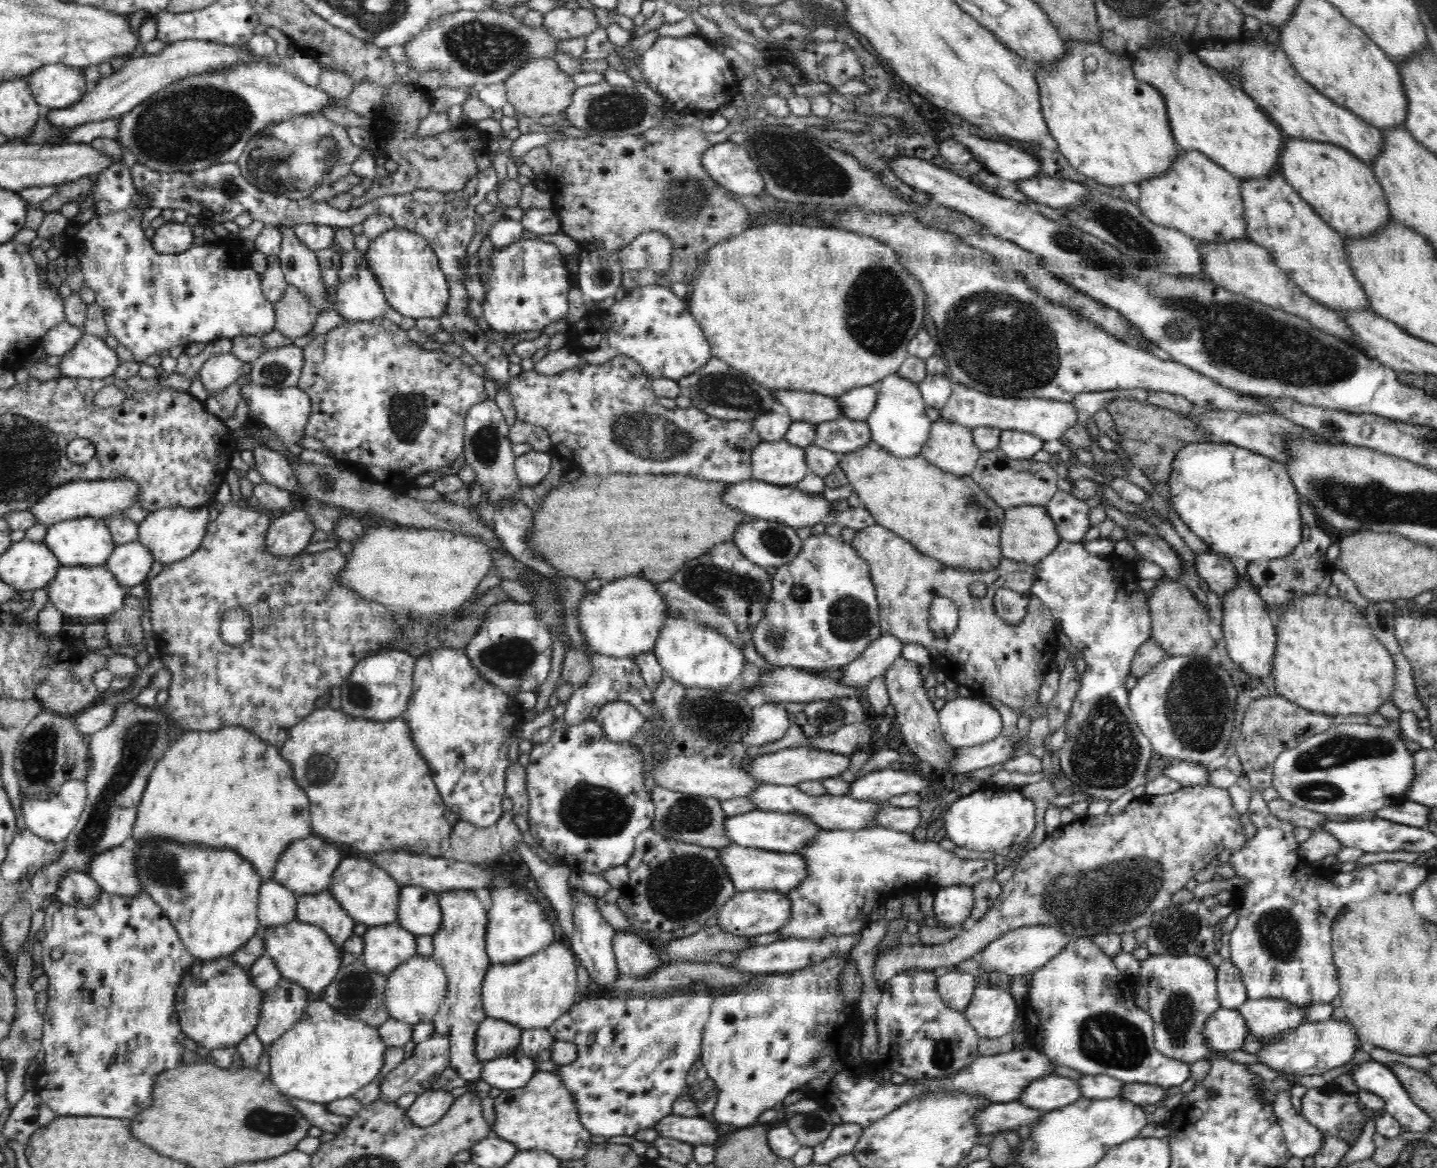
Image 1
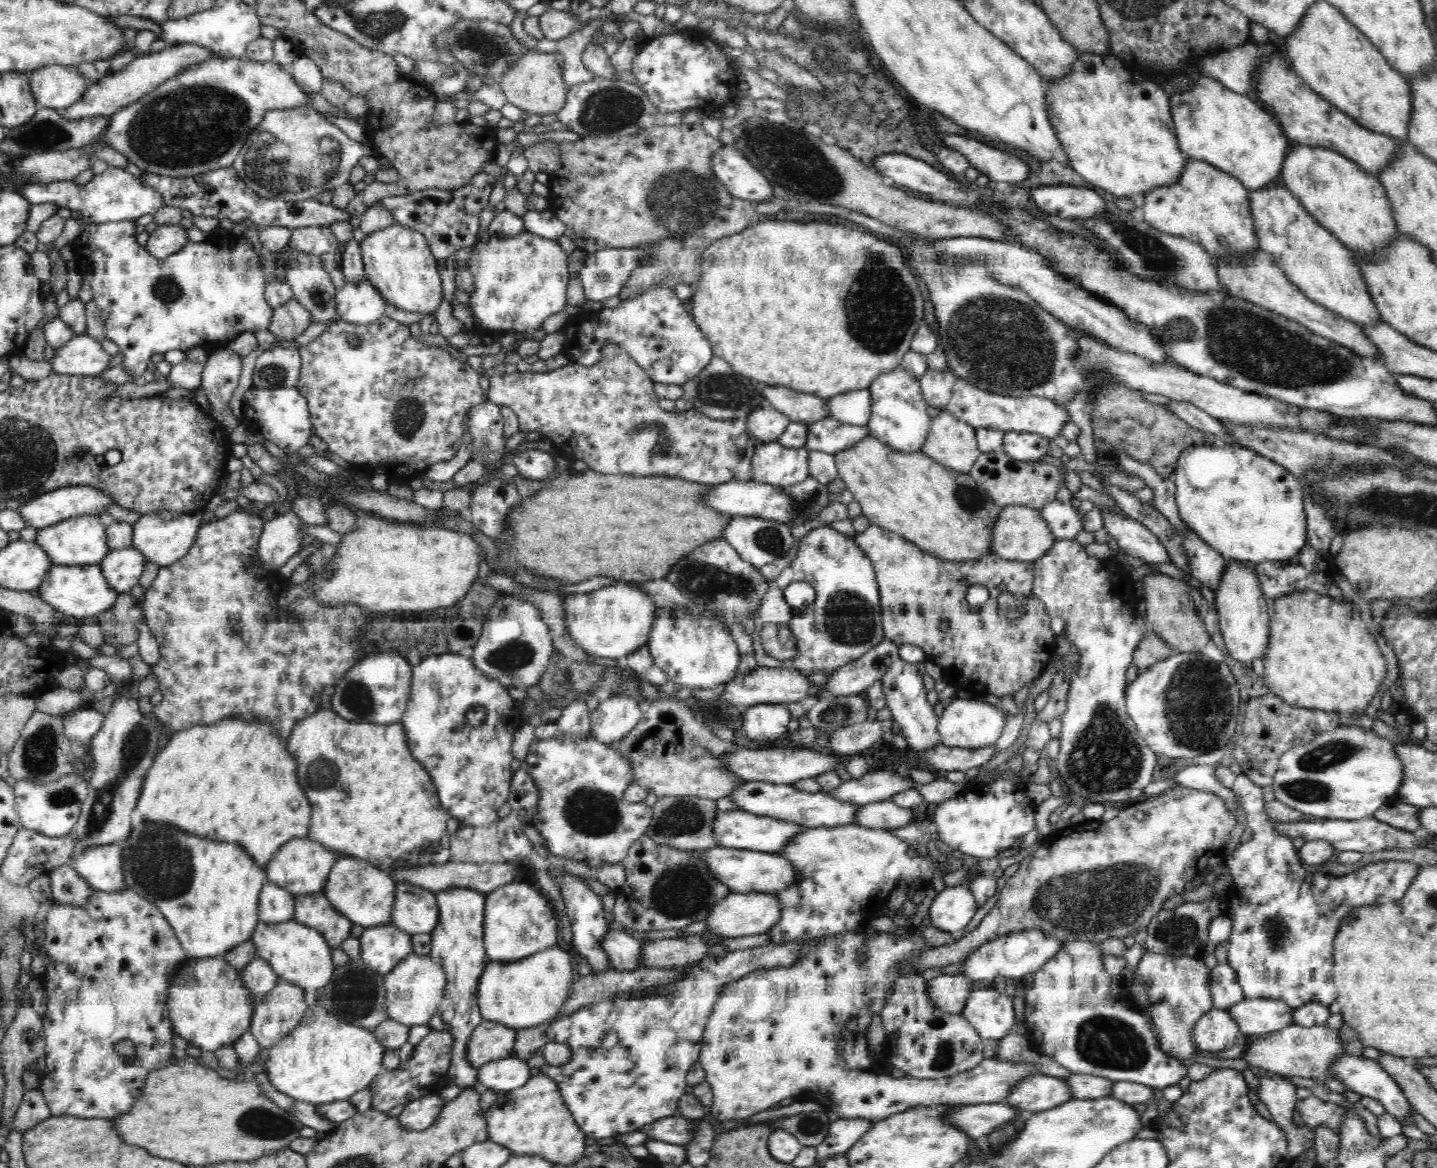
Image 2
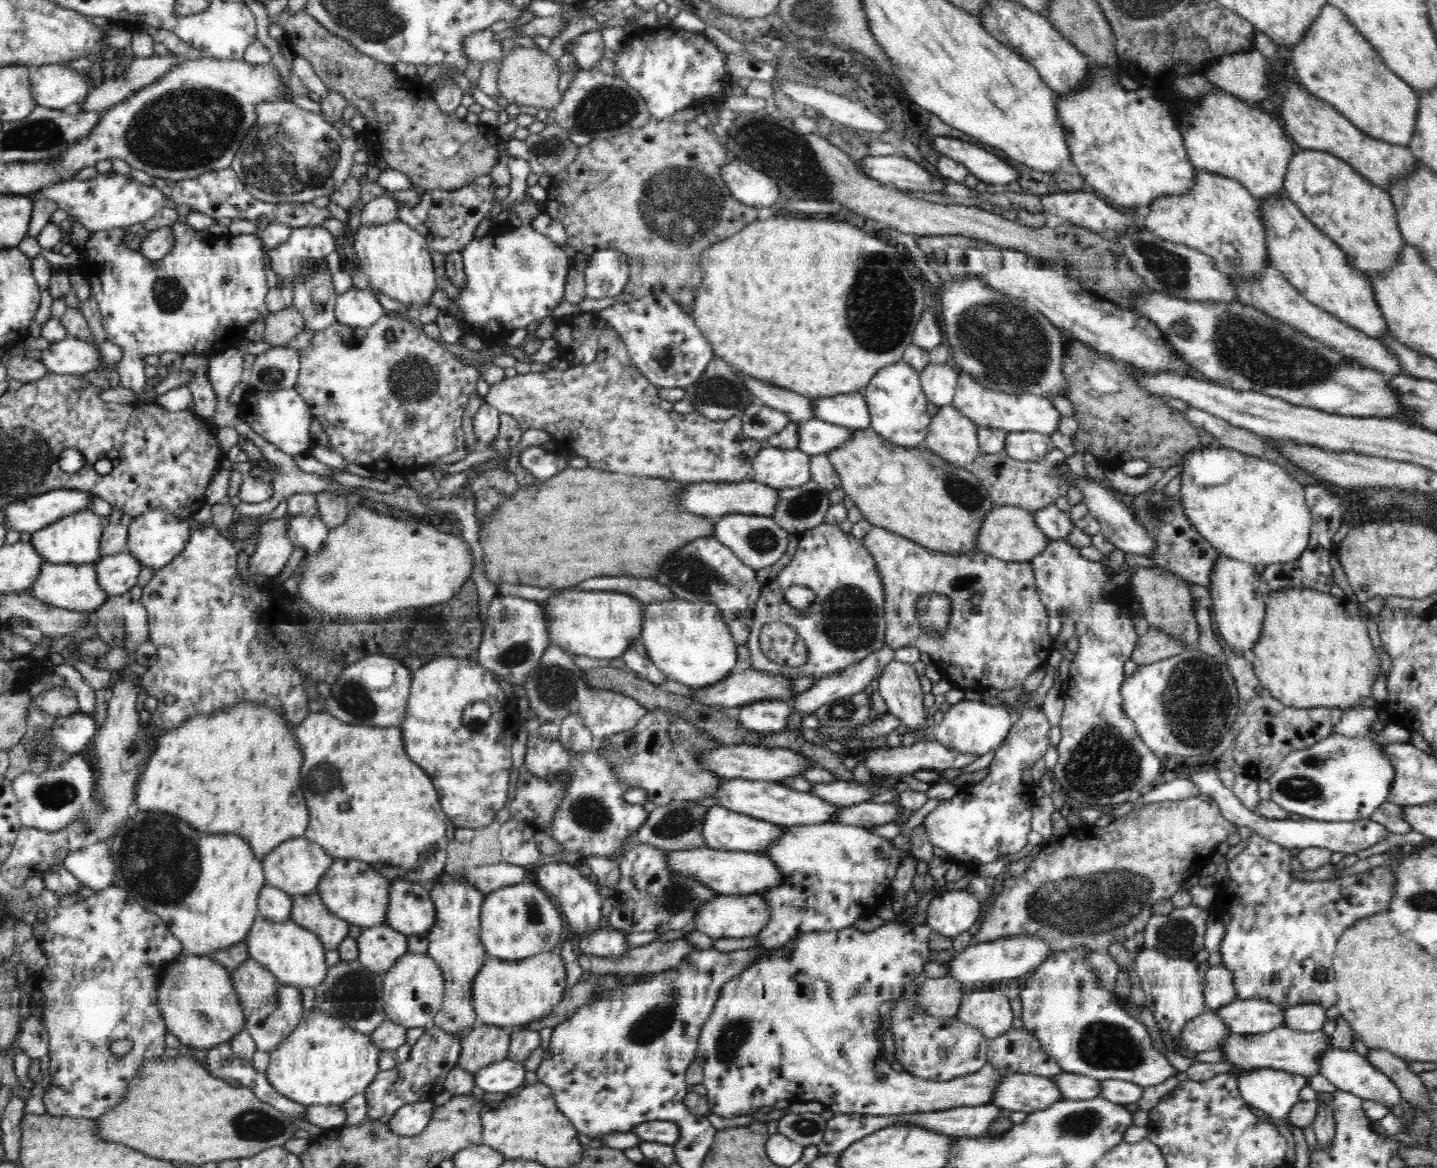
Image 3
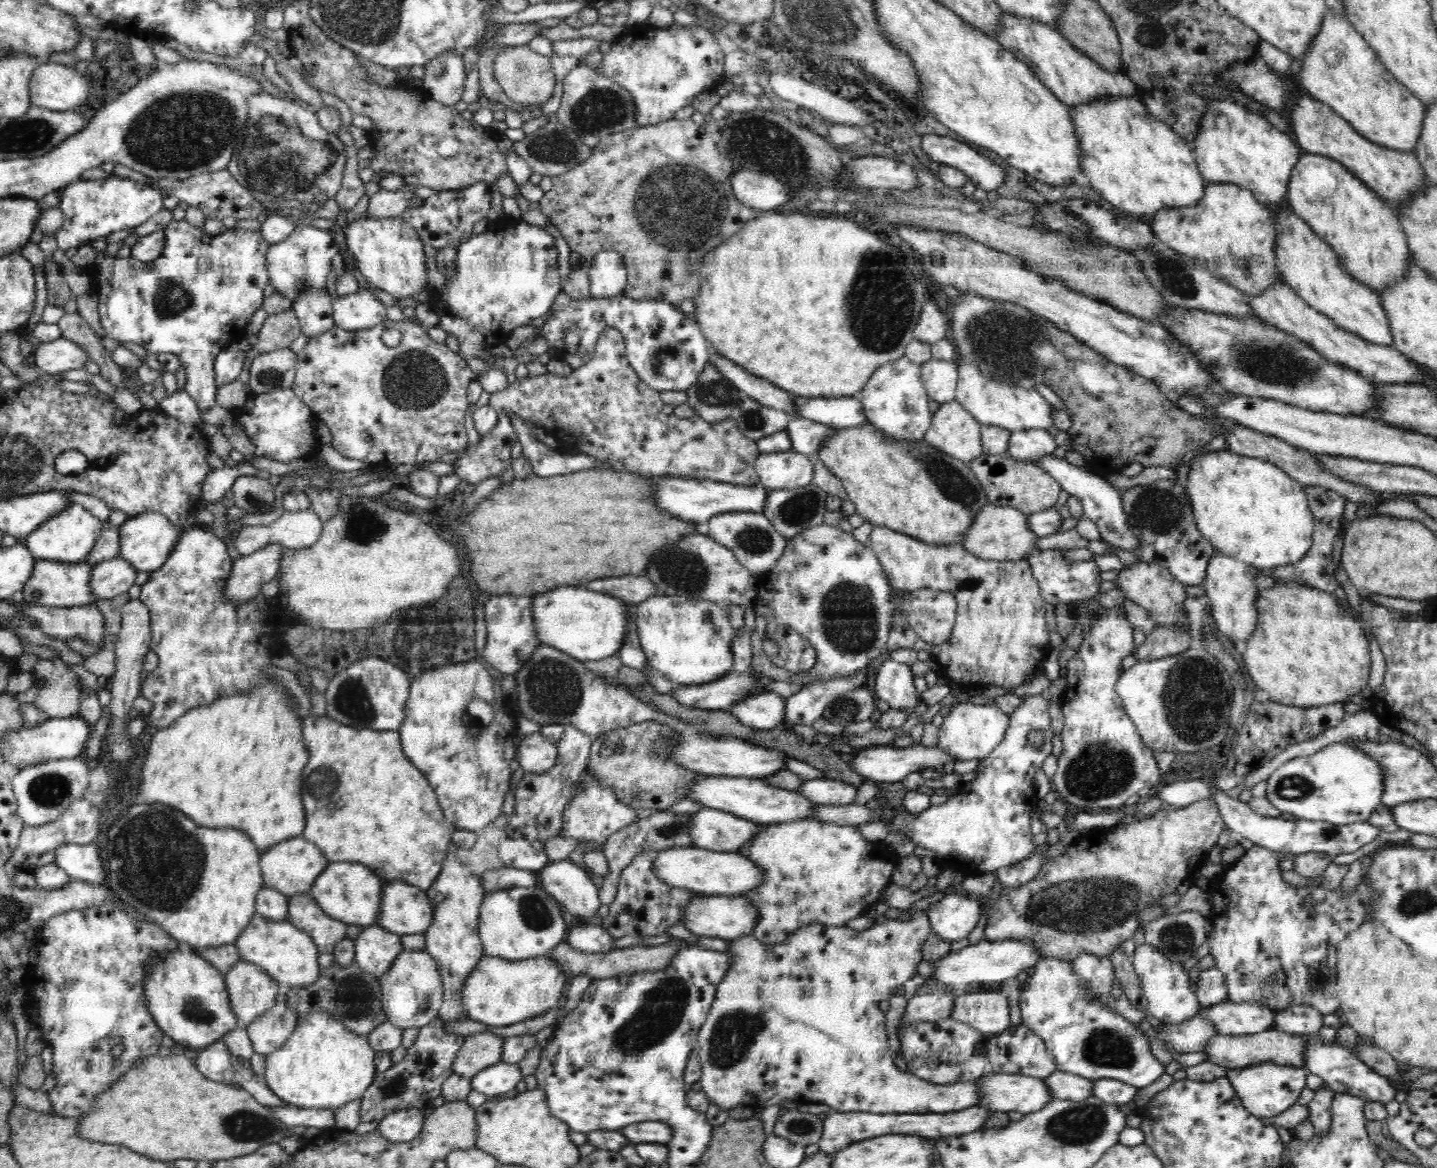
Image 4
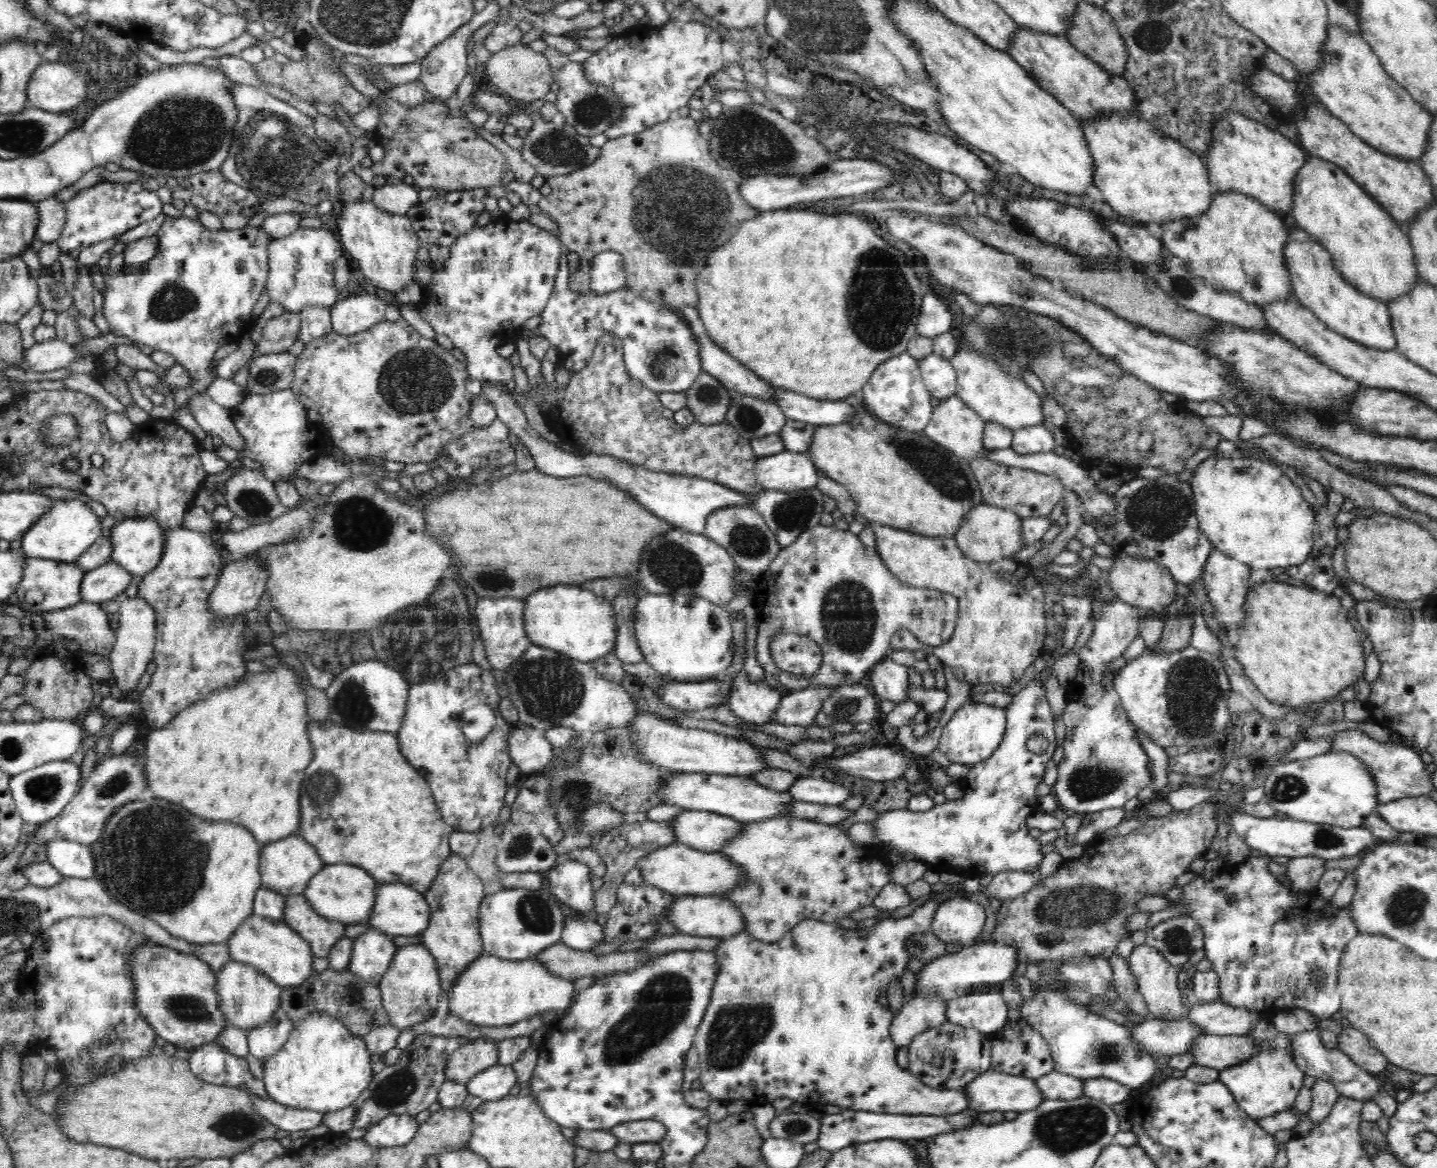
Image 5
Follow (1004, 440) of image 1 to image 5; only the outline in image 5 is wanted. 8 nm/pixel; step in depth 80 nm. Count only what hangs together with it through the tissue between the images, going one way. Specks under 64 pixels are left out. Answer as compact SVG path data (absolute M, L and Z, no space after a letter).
M1044 424L1013 430L1011 447L1017 454L1038 454L1054 451L1056 441Z

